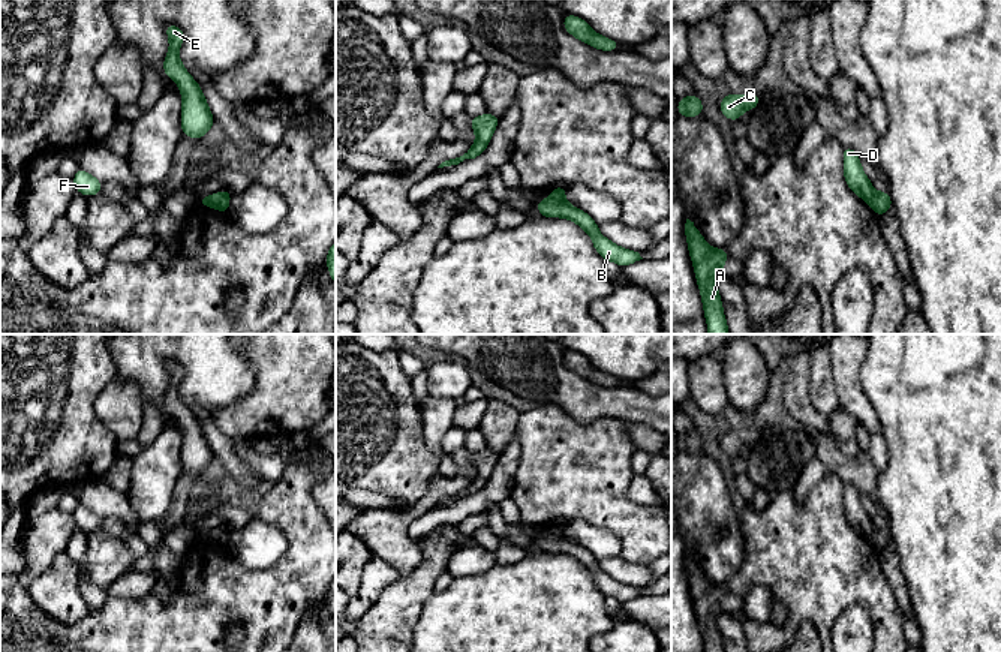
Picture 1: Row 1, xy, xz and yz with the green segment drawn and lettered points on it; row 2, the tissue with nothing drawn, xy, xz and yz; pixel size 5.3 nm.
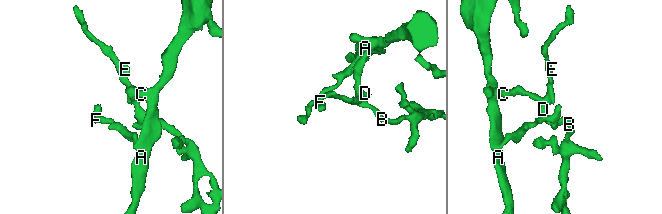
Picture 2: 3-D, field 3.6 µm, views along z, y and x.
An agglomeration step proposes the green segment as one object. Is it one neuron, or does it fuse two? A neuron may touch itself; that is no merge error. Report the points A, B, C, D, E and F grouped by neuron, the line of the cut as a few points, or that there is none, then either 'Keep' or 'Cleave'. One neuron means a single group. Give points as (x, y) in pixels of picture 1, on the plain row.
Groups: A C D E F / B. Split along xz (550, 532), (562, 535). Cleave

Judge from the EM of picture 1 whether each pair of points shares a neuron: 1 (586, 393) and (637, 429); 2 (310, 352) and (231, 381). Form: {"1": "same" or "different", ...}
{"1": "different", "2": "different"}

